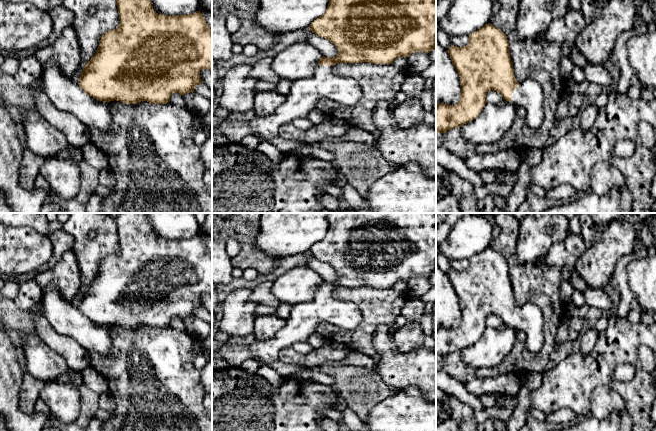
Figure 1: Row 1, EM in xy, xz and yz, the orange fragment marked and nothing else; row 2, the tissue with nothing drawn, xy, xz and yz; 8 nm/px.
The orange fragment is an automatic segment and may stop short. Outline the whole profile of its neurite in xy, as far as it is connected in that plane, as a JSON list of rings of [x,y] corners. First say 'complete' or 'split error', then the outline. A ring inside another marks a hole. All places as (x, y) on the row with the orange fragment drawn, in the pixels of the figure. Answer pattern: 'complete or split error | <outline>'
complete | [[[116,0],[118,13],[119,13],[119,27],[111,31],[105,32],[98,45],[95,55],[87,62],[83,68],[82,74],[79,79],[79,86],[93,98],[102,101],[120,101],[126,104],[138,104],[140,101],[147,101],[151,104],[166,104],[170,102],[170,97],[173,93],[184,95],[186,93],[195,92],[194,89],[197,85],[203,84],[200,79],[200,71],[208,69],[212,72],[212,30],[206,23],[204,15],[197,11],[188,15],[172,15],[167,16],[158,14],[154,11],[150,0]]]

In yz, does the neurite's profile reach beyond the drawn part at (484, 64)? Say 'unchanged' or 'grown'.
grown

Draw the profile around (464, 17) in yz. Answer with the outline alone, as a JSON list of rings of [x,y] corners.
[[[454,0],[448,12],[436,21],[436,26],[449,37],[469,36],[489,23],[492,6],[492,0]]]

